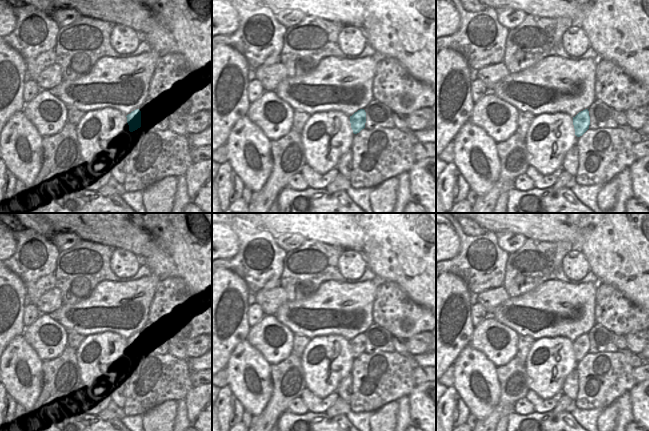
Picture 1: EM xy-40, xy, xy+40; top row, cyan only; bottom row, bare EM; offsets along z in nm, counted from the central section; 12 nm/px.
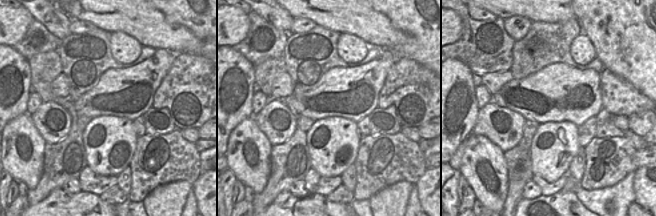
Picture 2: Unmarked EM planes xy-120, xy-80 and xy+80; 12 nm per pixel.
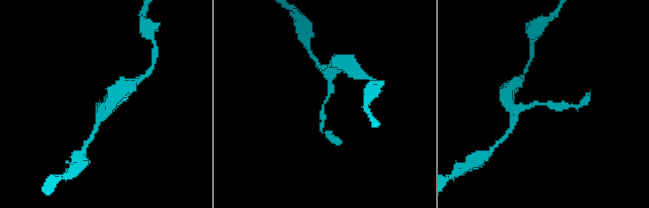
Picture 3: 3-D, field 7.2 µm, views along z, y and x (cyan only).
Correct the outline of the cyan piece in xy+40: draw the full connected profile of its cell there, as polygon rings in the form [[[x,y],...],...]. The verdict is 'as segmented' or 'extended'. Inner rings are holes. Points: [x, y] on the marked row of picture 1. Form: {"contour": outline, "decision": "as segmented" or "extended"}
{"contour": [[[588,109],[579,112],[575,117],[573,117],[573,125],[577,137],[582,136],[589,129],[590,116]]], "decision": "as segmented"}

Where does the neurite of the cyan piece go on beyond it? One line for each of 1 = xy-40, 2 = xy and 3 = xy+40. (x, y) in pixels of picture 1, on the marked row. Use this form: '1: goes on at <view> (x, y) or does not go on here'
1: does not go on here
2: does not go on here
3: does not go on here

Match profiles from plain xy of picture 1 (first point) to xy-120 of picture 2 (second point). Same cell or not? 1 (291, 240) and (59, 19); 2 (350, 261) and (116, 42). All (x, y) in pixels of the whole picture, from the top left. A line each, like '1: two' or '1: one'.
1: two
2: one

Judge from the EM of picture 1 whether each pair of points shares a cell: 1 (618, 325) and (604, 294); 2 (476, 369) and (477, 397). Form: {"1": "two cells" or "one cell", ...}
{"1": "one cell", "2": "one cell"}

